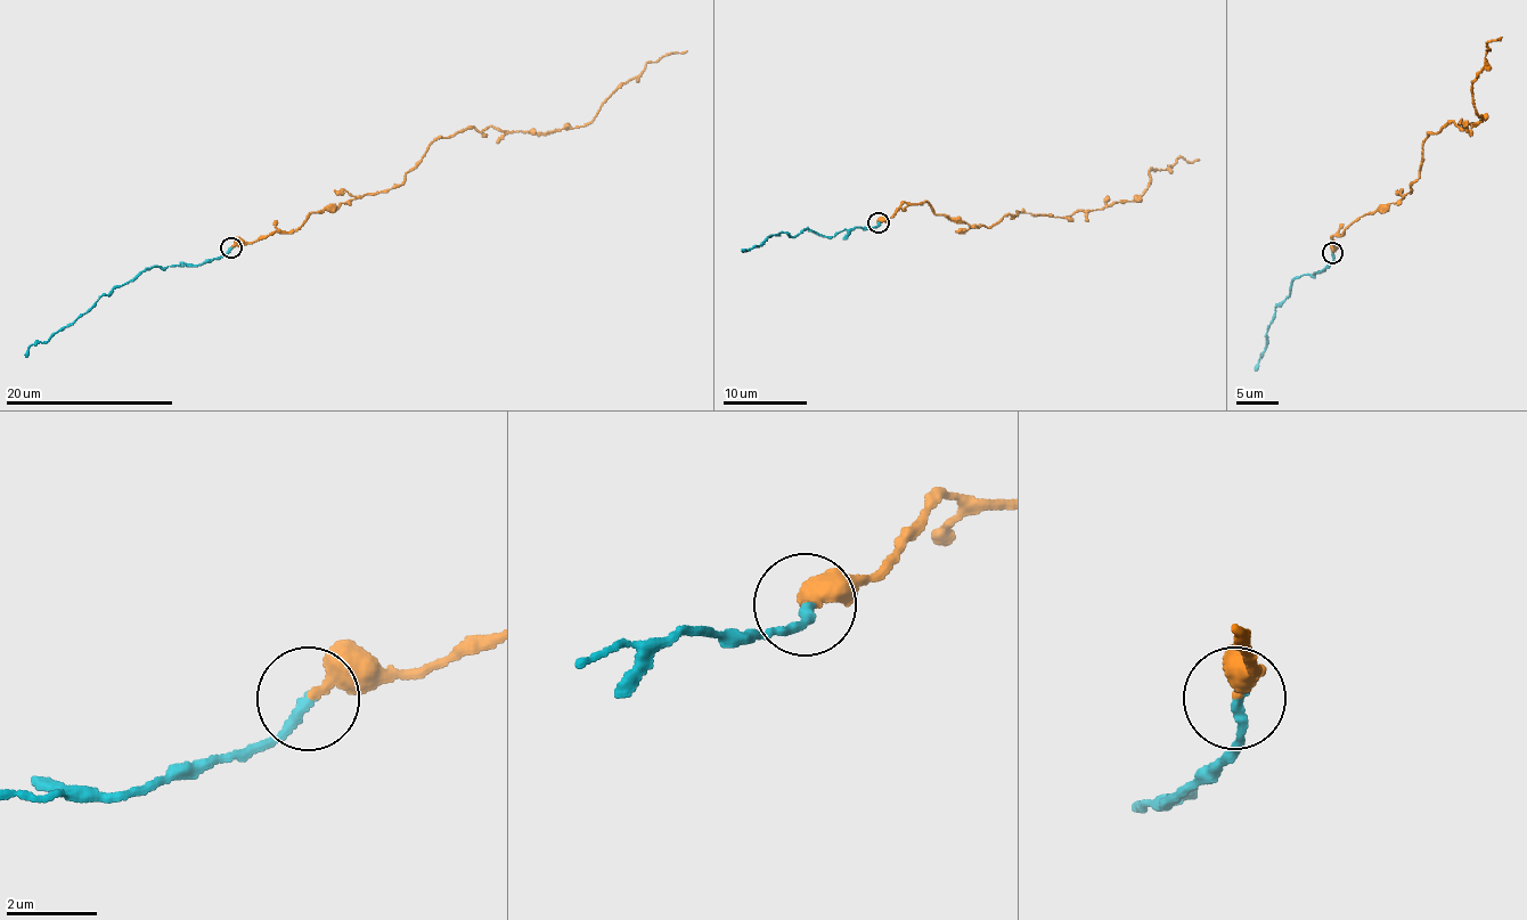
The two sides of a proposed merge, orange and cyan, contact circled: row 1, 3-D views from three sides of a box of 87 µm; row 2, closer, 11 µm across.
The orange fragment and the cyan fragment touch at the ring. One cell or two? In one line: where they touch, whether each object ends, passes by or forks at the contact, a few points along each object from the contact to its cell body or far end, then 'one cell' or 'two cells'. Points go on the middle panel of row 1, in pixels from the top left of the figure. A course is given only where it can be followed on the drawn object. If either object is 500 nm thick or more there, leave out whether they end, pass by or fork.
place (879, 222); orange ends; cyan ends; course orange (879, 221), (901, 202), (929, 202), (976, 227), (1015, 211), (1070, 217), (1136, 201), (1151, 169), (1199, 159); course cyan (879, 221), (875, 228), (843, 229), (833, 237), (803, 228), (797, 236), (769, 234), (759, 246), (744, 249); one cell

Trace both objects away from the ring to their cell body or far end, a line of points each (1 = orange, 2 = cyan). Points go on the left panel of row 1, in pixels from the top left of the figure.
1: (231, 247), (401, 185), (439, 137), (473, 128), (584, 127), (663, 55), (687, 51)
2: (231, 247), (199, 265), (153, 266), (139, 271), (103, 294), (47, 341), (31, 344), (26, 357)

